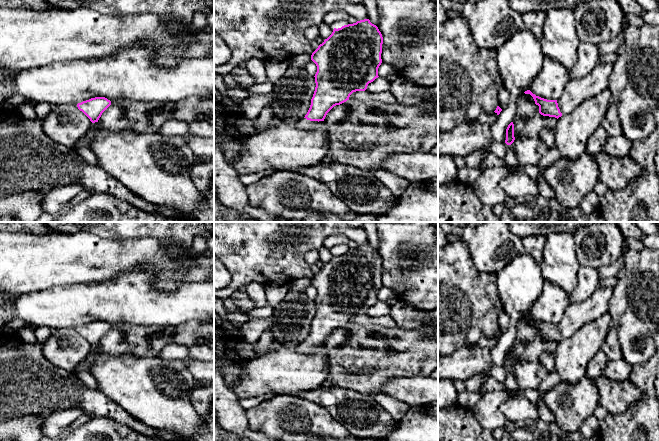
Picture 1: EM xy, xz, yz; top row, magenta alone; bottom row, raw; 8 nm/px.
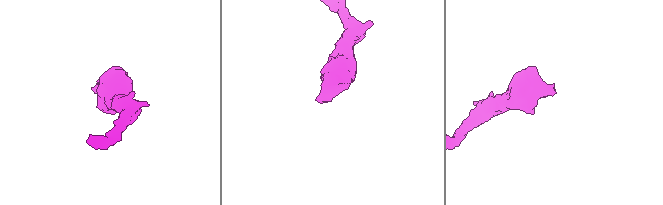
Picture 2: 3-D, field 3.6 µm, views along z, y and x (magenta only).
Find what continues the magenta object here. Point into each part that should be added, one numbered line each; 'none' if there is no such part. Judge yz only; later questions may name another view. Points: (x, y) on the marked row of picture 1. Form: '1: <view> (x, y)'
1: yz (576, 91)

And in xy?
none

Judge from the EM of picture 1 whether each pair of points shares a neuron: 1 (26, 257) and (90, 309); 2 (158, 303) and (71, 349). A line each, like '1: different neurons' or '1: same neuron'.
1: different neurons
2: different neurons

